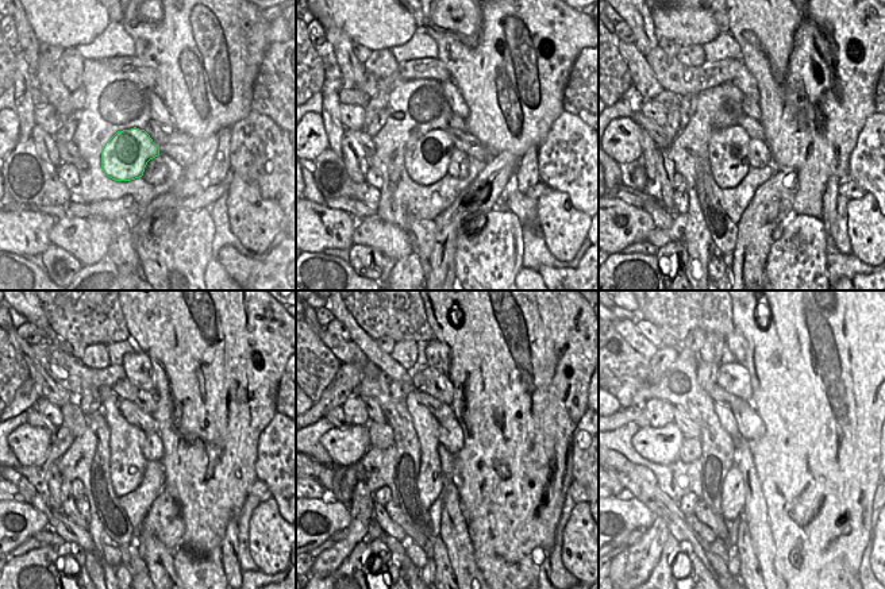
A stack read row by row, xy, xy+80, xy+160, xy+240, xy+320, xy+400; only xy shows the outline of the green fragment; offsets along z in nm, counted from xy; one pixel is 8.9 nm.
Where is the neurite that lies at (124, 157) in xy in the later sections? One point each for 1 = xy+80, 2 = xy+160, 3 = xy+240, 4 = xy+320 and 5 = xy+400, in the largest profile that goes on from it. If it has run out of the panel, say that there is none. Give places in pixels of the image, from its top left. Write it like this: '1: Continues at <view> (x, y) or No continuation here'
1: Continues at xy+80 (426, 160)
2: Continues at xy+160 (728, 147)
3: Continues at xy+240 (127, 461)
4: Continues at xy+320 (430, 480)
5: Continues at xy+400 (732, 496).

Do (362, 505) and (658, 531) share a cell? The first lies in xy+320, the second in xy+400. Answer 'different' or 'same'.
same

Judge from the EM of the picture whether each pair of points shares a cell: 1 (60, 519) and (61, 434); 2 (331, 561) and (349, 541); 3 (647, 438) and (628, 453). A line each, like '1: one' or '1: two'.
1: one
2: one
3: two

